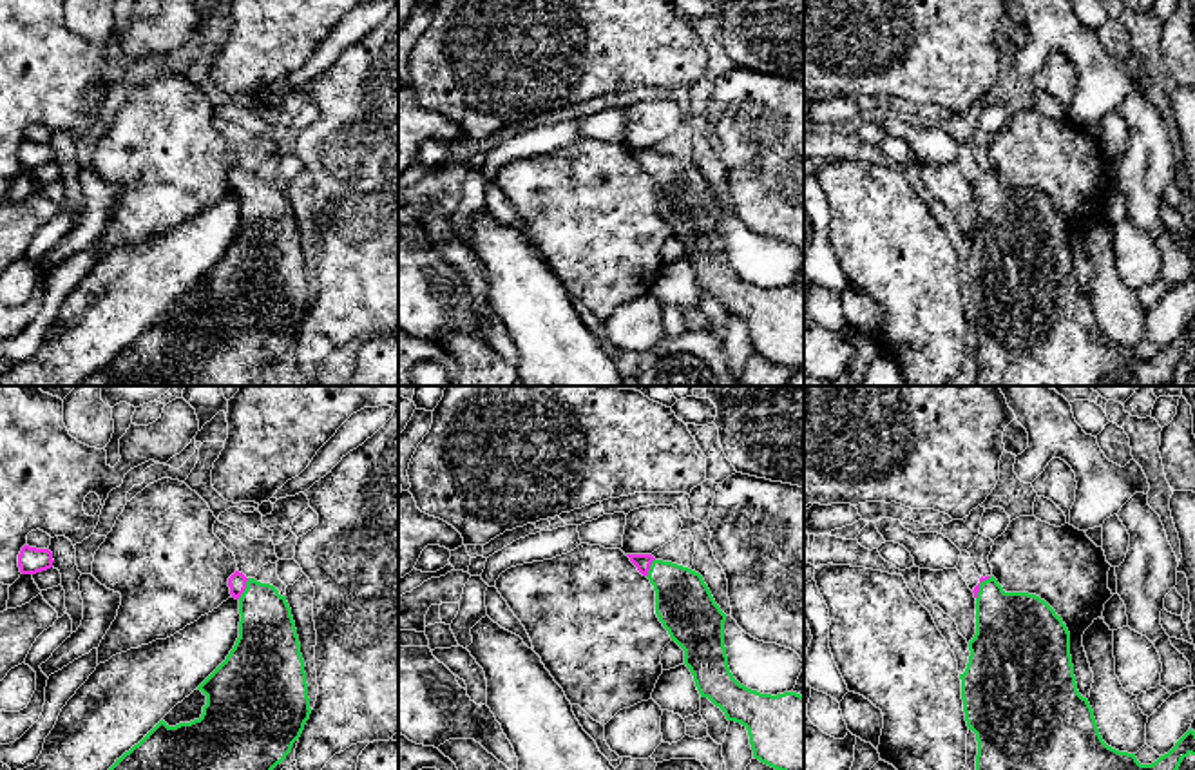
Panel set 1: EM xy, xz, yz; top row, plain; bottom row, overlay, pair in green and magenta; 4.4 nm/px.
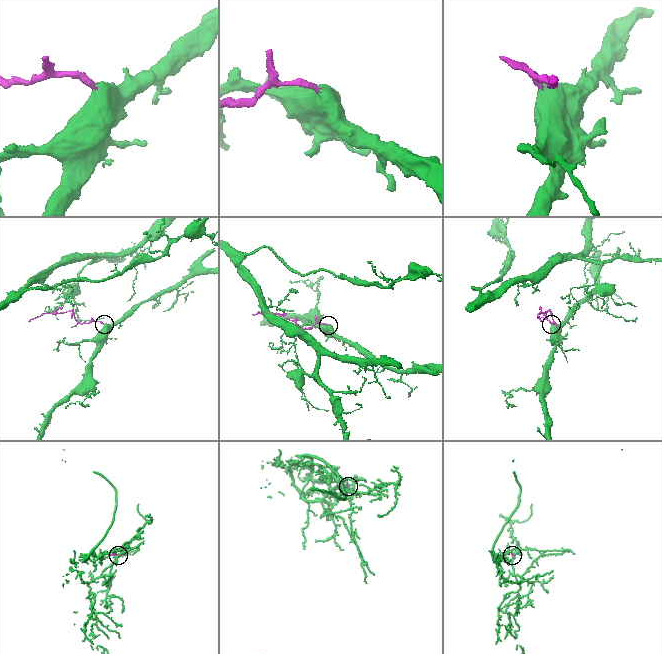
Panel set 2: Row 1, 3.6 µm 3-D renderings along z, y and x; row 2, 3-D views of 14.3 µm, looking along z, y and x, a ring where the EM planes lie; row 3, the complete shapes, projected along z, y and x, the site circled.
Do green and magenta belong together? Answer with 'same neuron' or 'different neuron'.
same neuron

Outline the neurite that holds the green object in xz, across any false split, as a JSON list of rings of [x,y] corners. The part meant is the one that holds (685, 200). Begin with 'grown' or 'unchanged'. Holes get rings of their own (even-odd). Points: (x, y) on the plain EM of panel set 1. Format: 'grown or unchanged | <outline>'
grown | [[[652,149],[626,150],[654,179],[655,208],[684,245],[701,292],[748,324],[755,353],[793,371],[804,370],[804,290],[760,288],[733,272],[724,241],[726,208],[699,167]]]

